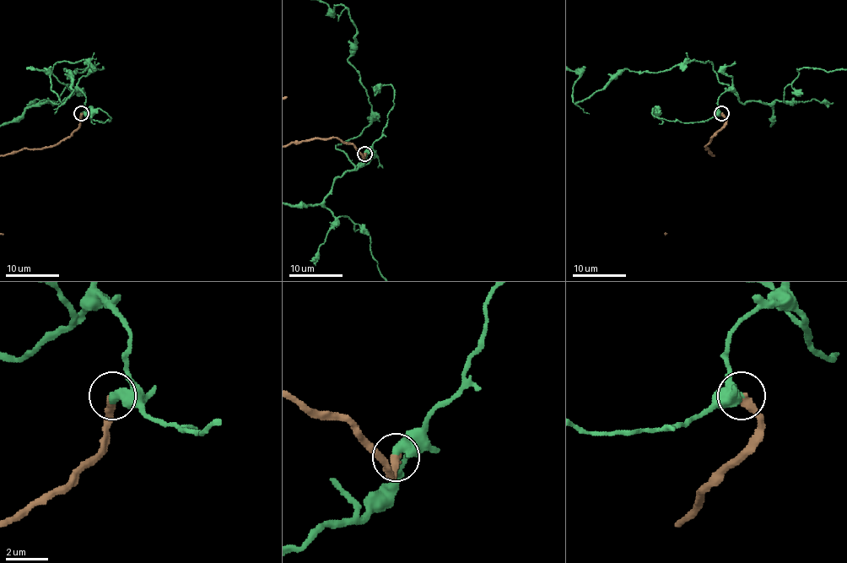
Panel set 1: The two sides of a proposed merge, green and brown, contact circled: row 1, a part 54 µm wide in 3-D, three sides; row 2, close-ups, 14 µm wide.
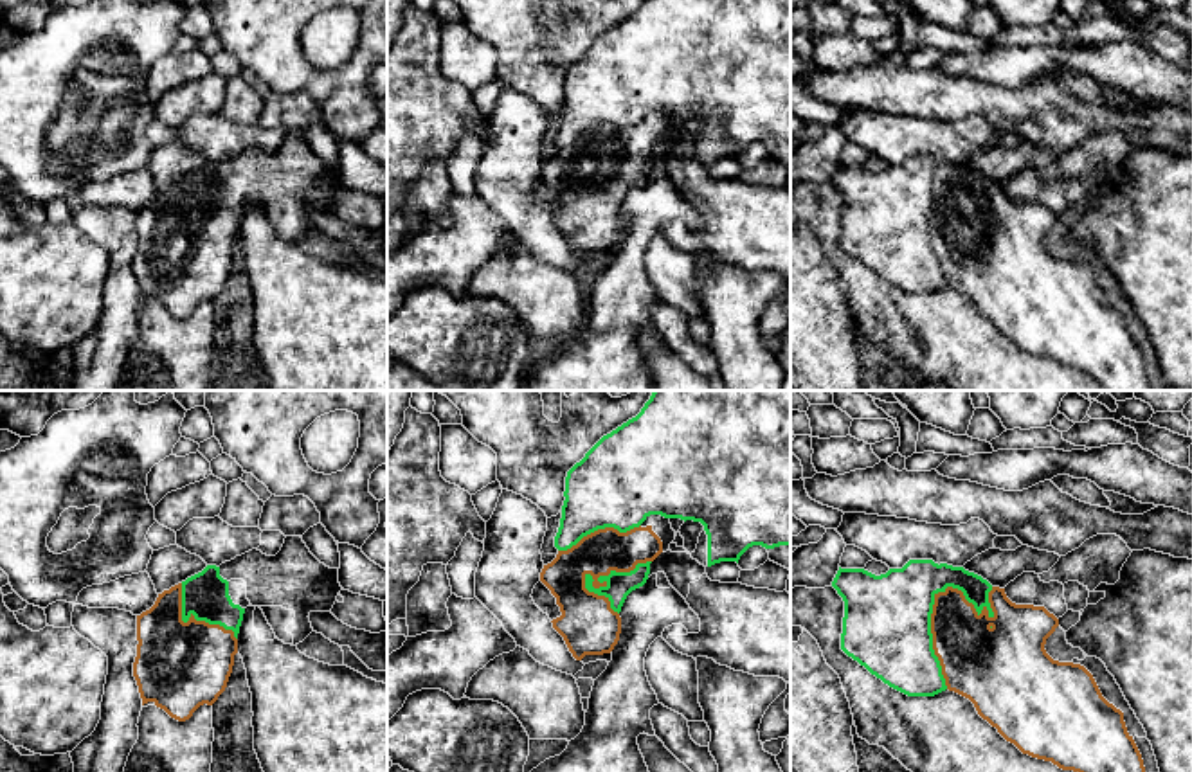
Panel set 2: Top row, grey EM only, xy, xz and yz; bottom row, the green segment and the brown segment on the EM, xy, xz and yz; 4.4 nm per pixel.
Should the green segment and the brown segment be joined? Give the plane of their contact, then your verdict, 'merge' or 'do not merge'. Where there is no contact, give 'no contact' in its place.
meets green in yz; do not merge

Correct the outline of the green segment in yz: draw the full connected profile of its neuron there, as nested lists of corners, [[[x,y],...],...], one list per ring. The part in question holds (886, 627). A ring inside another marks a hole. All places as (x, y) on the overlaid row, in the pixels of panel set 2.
[[[909,560],[880,576],[839,567],[832,587],[844,601],[841,650],[908,696],[935,696],[947,689],[931,633],[938,592],[958,588],[978,615],[987,608],[994,617],[987,579],[933,560]]]

